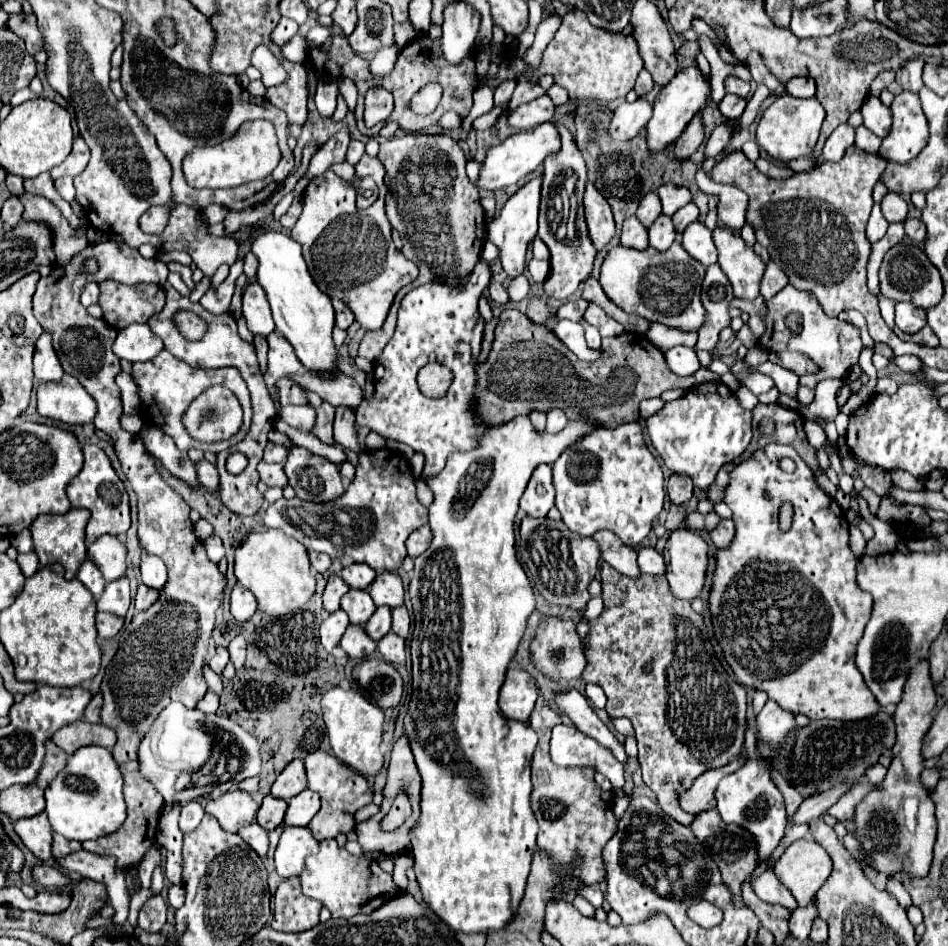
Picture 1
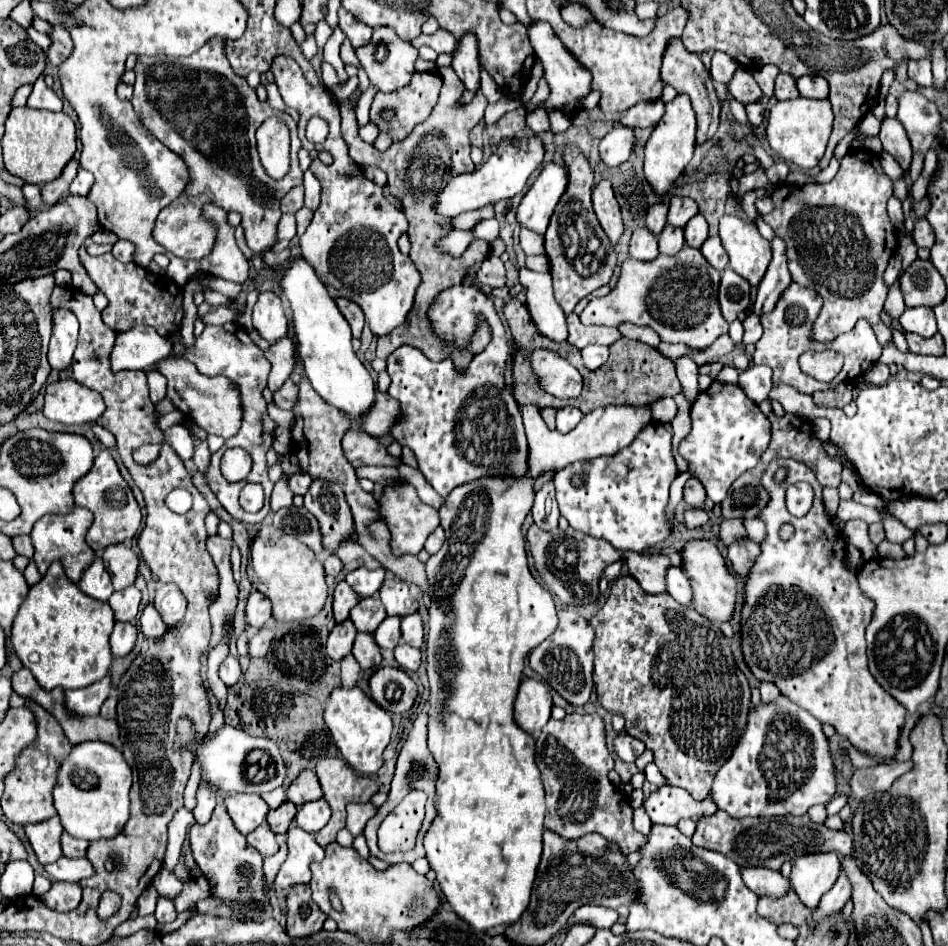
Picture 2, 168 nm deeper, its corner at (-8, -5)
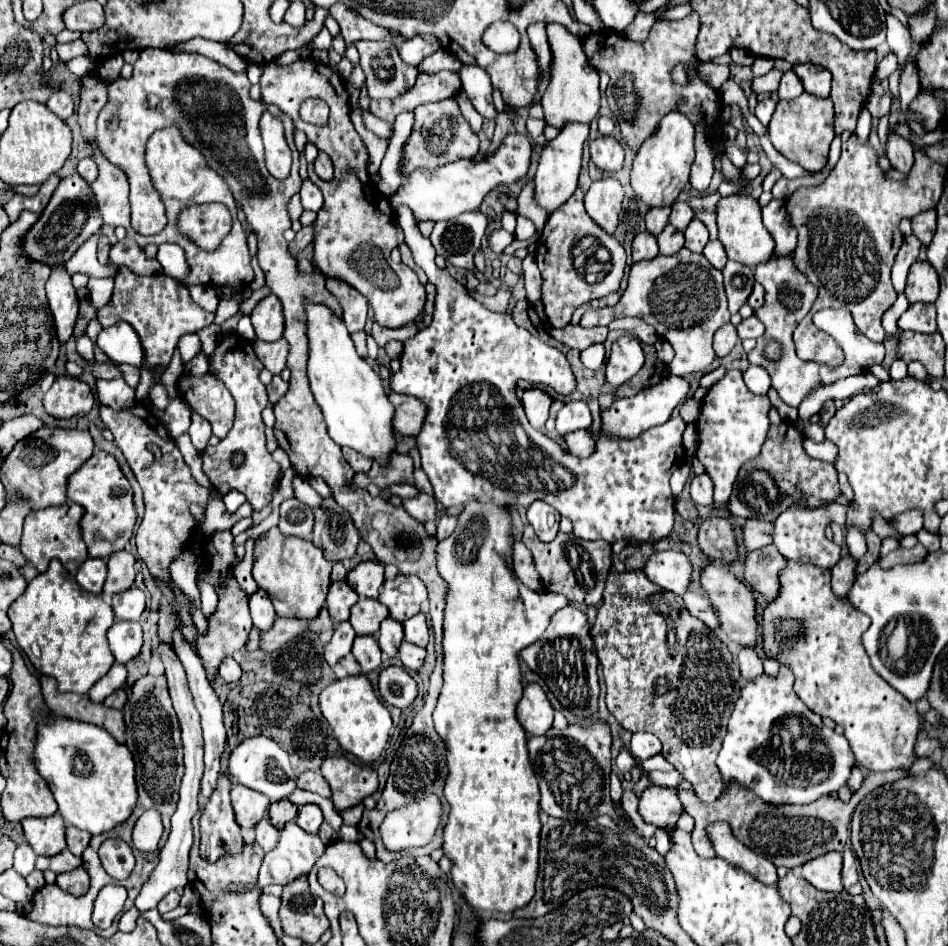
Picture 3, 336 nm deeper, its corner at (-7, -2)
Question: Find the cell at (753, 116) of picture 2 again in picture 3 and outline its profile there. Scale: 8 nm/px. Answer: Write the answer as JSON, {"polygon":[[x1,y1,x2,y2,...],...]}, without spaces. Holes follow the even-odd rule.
{"polygon":[[765,99,765,101,759,101,757,107,755,107,755,117,767,127,769,121,771,121,771,115,775,111,775,101,773,99]]}

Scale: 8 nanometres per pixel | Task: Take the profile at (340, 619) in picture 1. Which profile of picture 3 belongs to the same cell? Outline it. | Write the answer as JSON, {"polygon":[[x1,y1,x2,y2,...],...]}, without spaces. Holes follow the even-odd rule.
{"polygon":[[343,621,335,627,335,633,331,637,331,641,325,647,325,661,329,665,335,665,341,657,345,657,347,653,351,653,351,645,355,639,355,631,351,627,349,621]]}

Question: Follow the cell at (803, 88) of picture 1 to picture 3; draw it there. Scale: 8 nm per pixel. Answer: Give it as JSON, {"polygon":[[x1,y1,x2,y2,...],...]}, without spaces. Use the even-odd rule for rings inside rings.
{"polygon":[[797,65,795,73,799,75,803,87,807,93,817,95,817,97,829,97,831,91,831,73,819,65]]}

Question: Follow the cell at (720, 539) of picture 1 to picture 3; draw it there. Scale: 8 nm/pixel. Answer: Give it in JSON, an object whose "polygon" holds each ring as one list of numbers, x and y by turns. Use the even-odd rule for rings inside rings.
{"polygon":[[775,545,749,551,743,561,745,581,765,599,773,599,779,589,777,573,783,567,785,567,785,557,779,555,779,551,775,551]]}

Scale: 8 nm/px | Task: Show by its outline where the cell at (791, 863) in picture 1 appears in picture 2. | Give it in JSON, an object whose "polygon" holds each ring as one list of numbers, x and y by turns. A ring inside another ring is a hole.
{"polygon":[[822,852,822,854,806,854,794,860,790,884,800,896,800,900,814,908,820,898,834,886,838,878,838,854]]}

